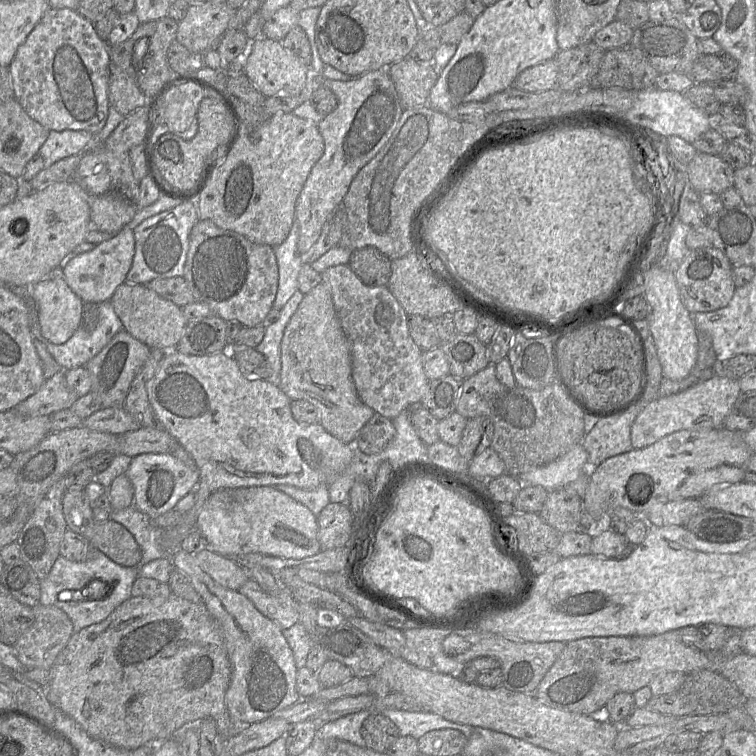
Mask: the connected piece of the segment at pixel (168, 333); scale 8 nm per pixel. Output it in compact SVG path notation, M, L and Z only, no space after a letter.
M124 282L116 288L110 302L122 322L123 329L150 349L174 349L189 322L181 307L146 285Z

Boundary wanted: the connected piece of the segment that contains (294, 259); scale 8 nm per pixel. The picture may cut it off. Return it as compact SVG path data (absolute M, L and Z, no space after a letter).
M295 221L287 239L275 247L275 256L279 271L279 284L273 308L281 309L299 290L298 277L302 269L302 255L298 251L299 225Z

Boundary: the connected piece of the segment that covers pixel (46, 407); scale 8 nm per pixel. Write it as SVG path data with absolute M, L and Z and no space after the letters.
M59 371L13 410L23 416L50 416L57 411L69 409L77 399L66 384L65 371Z

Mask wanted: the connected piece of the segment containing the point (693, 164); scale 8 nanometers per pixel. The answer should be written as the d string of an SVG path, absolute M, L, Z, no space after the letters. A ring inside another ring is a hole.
M697 152L687 165L688 180L698 193L721 194L734 185L734 170L719 155Z

